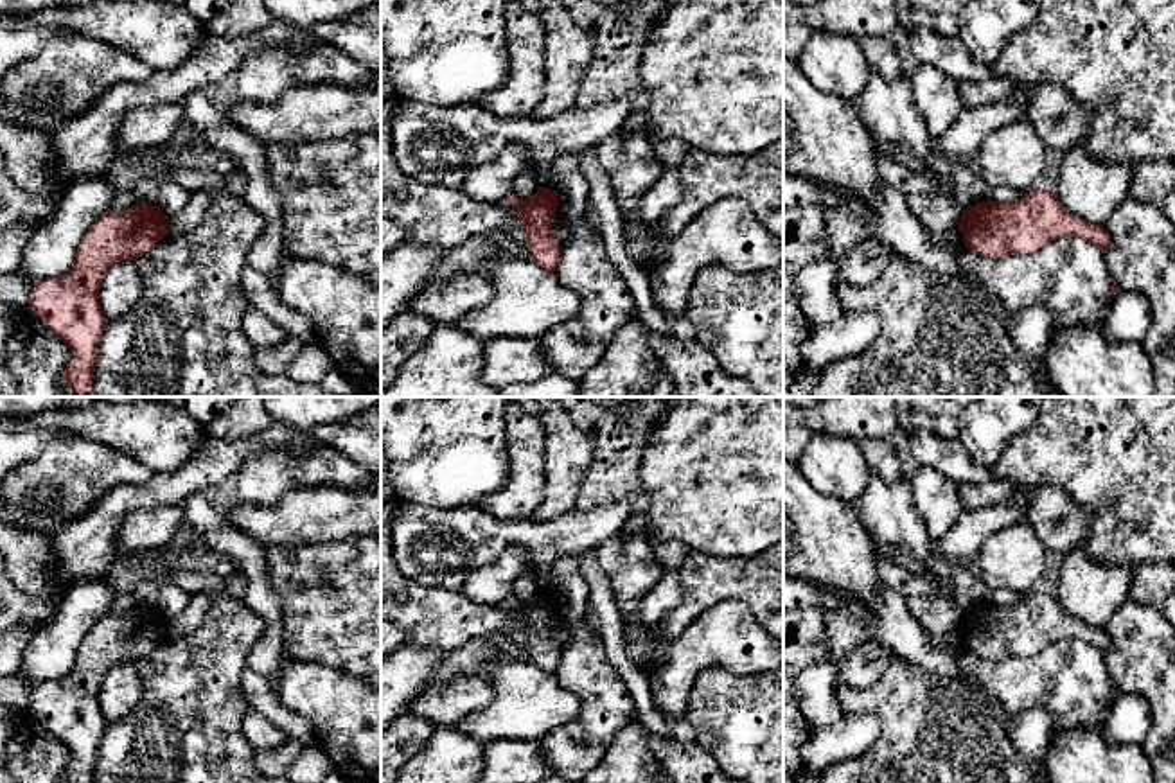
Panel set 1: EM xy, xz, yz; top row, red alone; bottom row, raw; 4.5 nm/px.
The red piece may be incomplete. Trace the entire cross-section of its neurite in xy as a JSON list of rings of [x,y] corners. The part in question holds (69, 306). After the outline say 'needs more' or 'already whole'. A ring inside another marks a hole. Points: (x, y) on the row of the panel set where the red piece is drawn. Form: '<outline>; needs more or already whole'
[[[137,201],[126,212],[110,208],[83,235],[70,269],[34,284],[25,311],[70,350],[63,384],[74,393],[84,395],[92,388],[99,341],[108,325],[99,302],[108,269],[140,259],[167,235],[169,217],[158,205]]]; already whole

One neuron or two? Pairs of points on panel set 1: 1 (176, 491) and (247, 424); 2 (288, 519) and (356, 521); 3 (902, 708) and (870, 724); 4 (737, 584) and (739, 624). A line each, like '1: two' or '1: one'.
1: two
2: one
3: two
4: two

